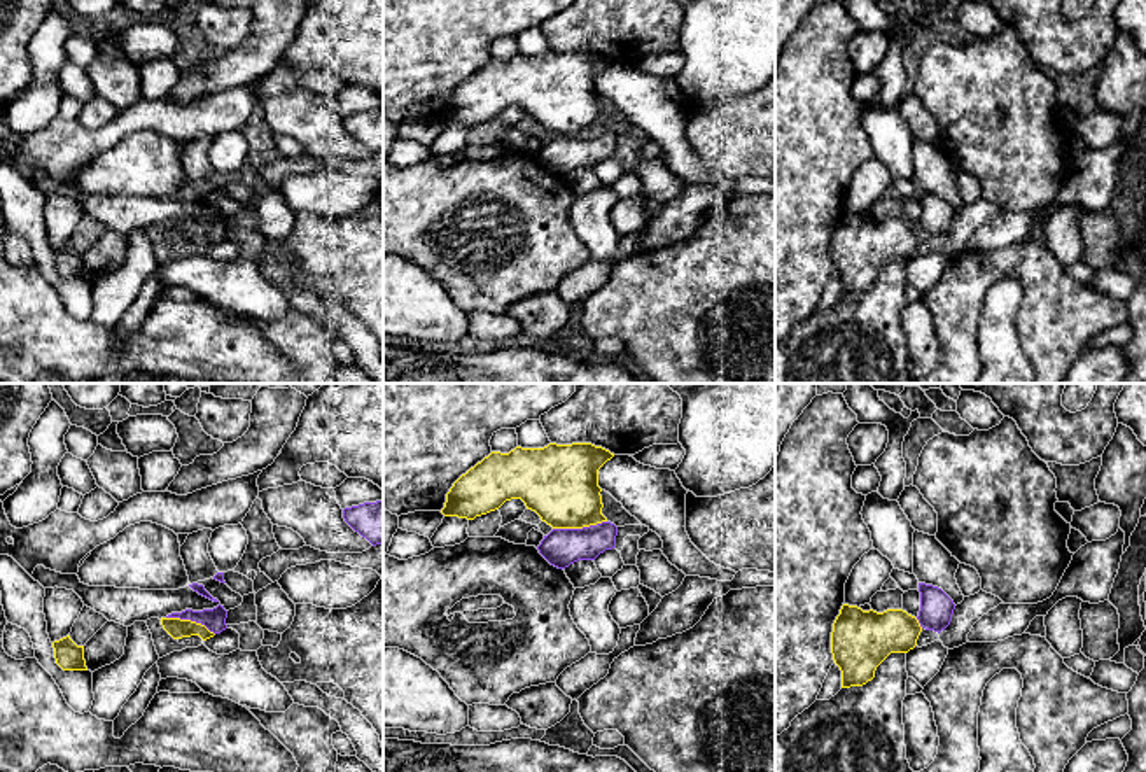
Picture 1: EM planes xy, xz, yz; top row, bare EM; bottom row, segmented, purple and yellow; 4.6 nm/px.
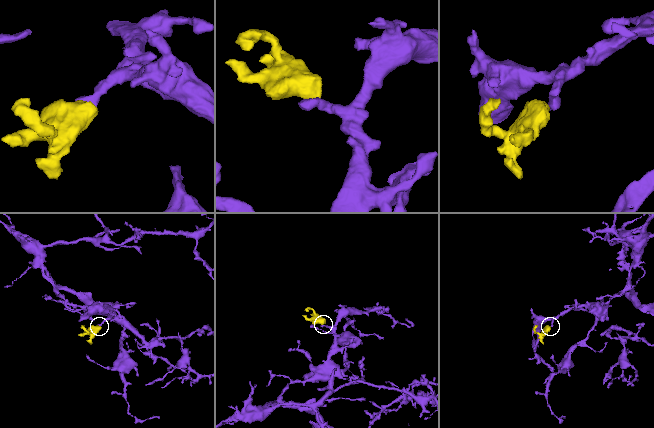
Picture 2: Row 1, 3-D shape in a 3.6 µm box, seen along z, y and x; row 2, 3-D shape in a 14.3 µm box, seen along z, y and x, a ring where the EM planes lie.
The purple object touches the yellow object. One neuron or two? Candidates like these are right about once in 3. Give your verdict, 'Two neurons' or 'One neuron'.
One neuron

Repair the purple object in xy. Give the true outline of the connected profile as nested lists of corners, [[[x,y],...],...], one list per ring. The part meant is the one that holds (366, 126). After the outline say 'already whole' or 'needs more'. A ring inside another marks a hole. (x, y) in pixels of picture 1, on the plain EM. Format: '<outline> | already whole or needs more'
[[[383,107],[343,117],[345,130],[373,154],[383,152]]] | already whole

